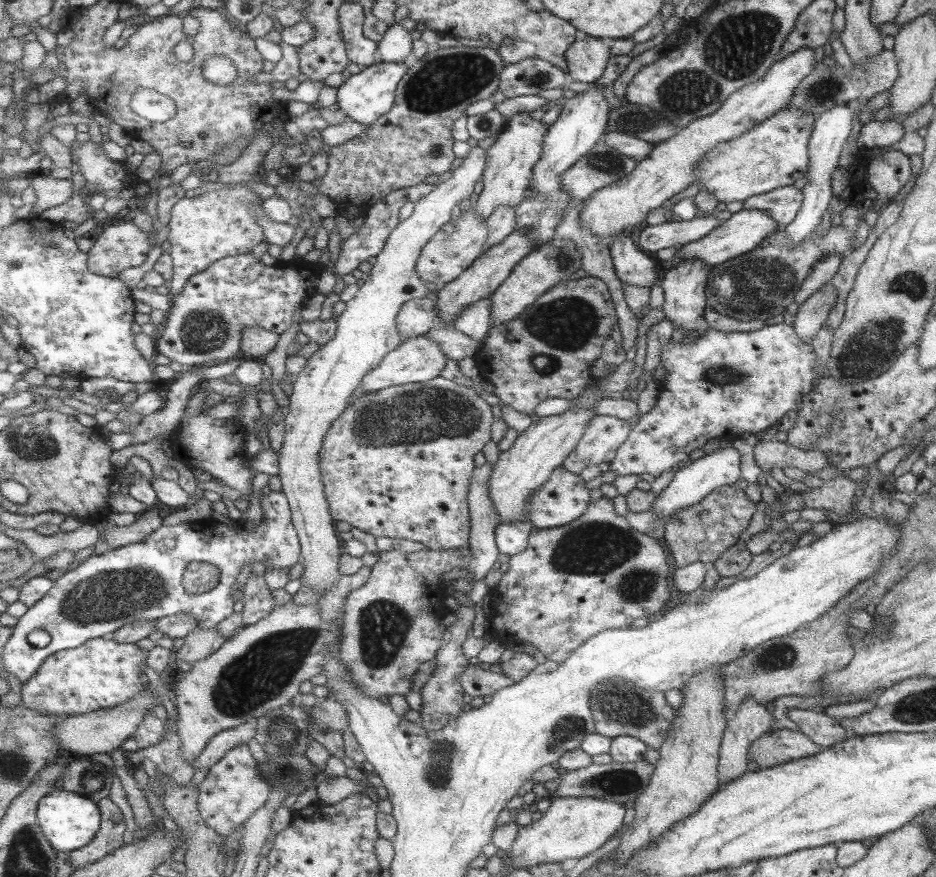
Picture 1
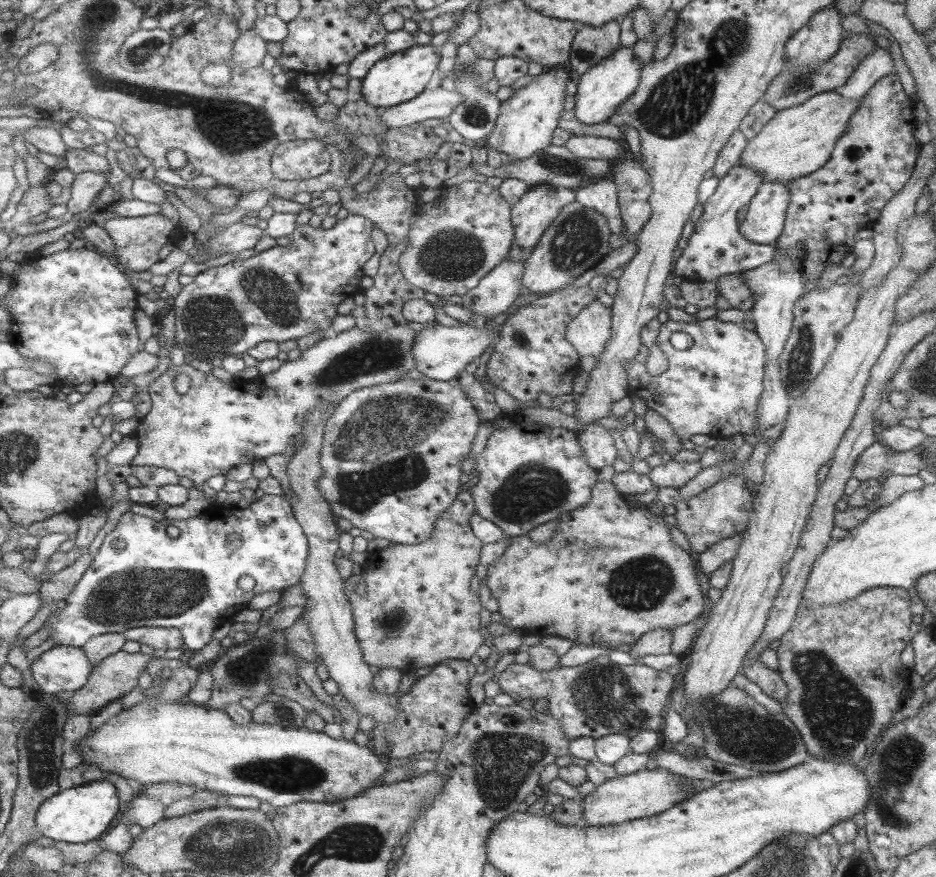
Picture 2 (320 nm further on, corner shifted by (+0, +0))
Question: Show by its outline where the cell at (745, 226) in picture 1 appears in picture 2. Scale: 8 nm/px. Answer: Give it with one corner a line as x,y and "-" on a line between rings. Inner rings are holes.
787,181
763,182
748,204
739,231
752,243
773,245
784,228
790,190

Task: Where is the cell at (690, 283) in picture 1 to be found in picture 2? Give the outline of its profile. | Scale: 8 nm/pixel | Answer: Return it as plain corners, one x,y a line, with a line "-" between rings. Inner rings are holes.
745,165
731,167
718,180
715,191
702,204
703,212
687,238
687,246
677,258
674,277
681,277
687,282
711,282
717,277
756,269
774,258
774,245
752,243
737,227
737,210
752,201
761,184
762,176

